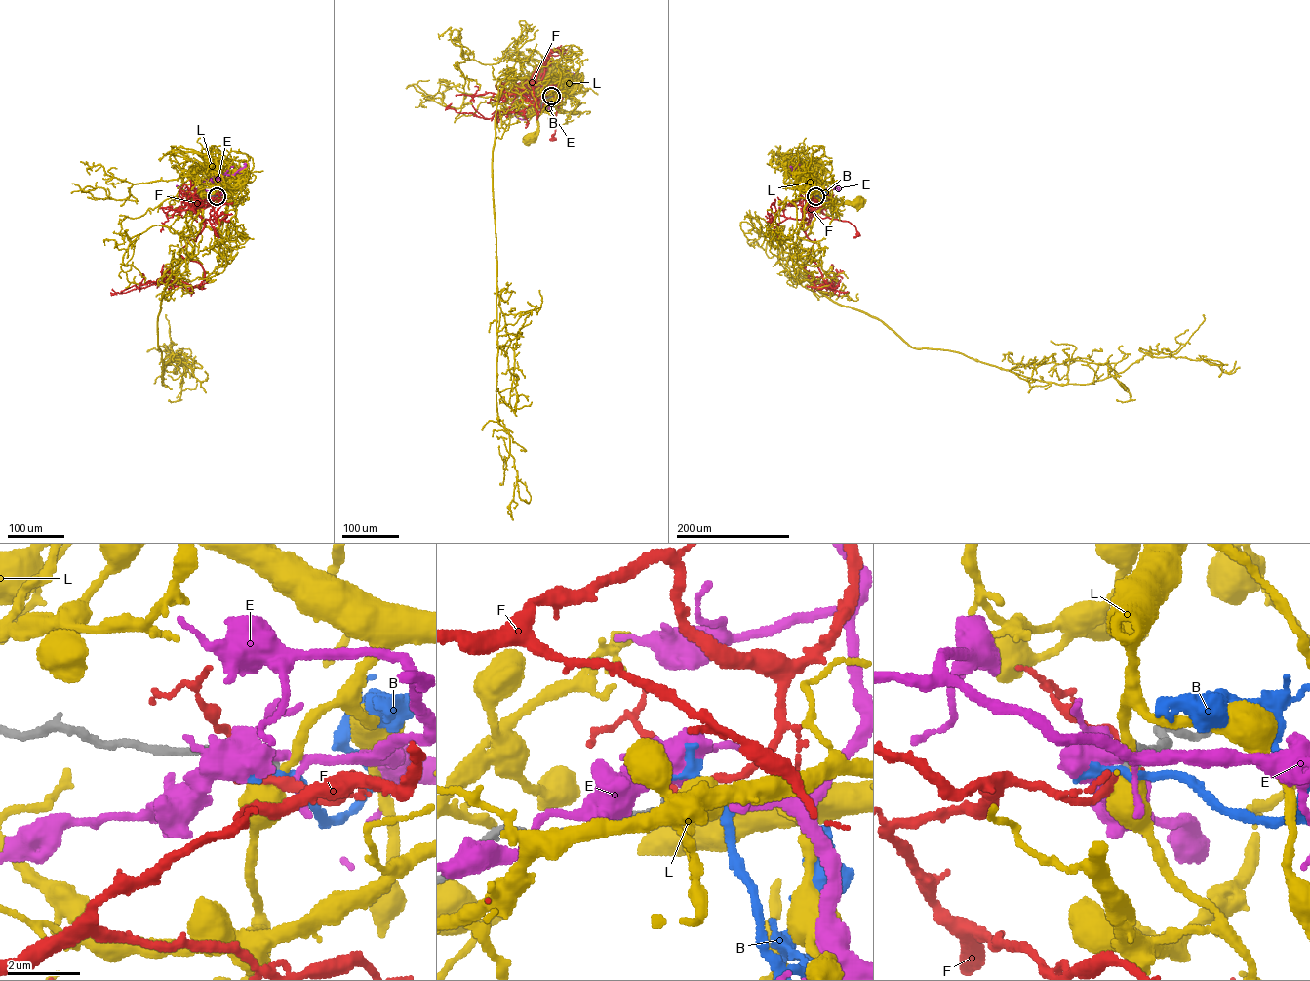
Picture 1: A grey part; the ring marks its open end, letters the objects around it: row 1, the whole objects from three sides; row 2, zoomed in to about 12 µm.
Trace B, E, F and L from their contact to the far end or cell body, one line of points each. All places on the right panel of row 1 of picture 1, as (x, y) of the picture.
B: (815, 196), (827, 192)
E: (815, 196), (823, 198), (834, 188), (826, 189), (819, 182), (804, 174), (793, 173), (797, 163), (800, 164)
F: (815, 196), (804, 206), (802, 220), (812, 212), (848, 221), (857, 234)
L: (815, 196), (816, 199), (822, 196), (832, 203), (857, 203)

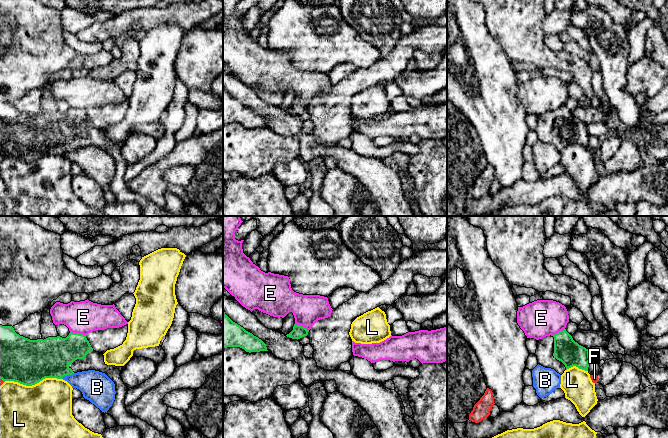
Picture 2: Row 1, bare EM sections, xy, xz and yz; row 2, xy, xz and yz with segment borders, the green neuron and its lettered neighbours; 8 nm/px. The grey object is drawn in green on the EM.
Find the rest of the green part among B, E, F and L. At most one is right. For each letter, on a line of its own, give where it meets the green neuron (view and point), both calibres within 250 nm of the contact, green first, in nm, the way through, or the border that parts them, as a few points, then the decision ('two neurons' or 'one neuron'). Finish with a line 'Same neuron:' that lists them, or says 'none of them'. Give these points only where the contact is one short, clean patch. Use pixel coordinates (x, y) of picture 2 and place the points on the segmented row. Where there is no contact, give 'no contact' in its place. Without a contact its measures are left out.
B: xy (67, 374) | 320/240 nm | along xy (74, 373), (64, 375), (61, 378) | two neurons
E: xy (78, 333) | 280/260 nm | along xy (70, 331), (85, 335) | two neurons
F: xy (2, 379) | 360/30 nm | two neurons
L: xy (32, 384) | 360/440 nm | two neurons
Same neuron: none of them

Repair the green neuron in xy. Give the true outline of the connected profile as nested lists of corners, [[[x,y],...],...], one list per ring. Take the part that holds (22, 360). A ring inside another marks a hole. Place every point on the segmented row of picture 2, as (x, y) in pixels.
[[[0,325],[0,379],[14,381],[26,386],[32,386],[45,378],[62,379],[64,376],[77,372],[95,370],[105,373],[115,384],[115,400],[109,408],[111,415],[119,426],[136,426],[140,429],[142,438],[166,438],[165,432],[160,432],[140,418],[126,411],[125,395],[127,386],[120,374],[123,366],[107,365],[104,355],[91,347],[86,335],[70,332],[66,338],[60,336],[46,339],[30,340],[17,334],[12,326]]]

